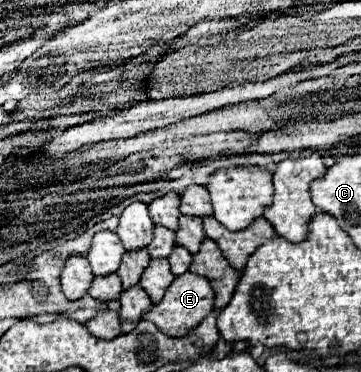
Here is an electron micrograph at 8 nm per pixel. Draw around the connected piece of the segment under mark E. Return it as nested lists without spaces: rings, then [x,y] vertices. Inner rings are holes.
[[[187,272],[187,274],[175,276],[175,280],[167,288],[167,294],[163,296],[163,300],[159,304],[153,304],[151,310],[147,310],[147,314],[143,314],[143,318],[153,322],[167,336],[185,336],[211,310],[213,310],[213,290],[211,290],[207,278],[199,278],[199,274]]]

